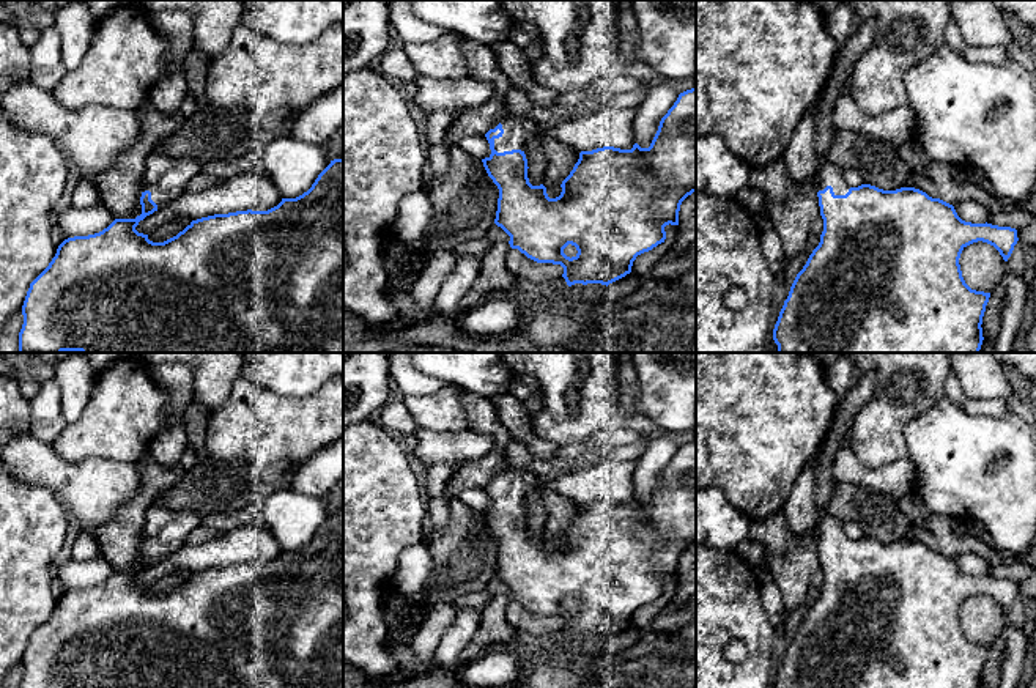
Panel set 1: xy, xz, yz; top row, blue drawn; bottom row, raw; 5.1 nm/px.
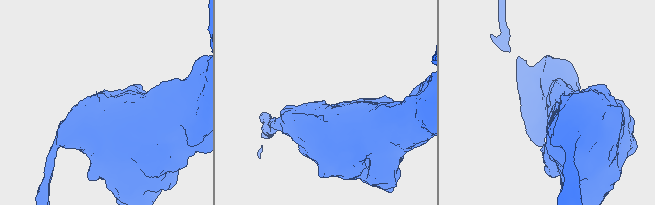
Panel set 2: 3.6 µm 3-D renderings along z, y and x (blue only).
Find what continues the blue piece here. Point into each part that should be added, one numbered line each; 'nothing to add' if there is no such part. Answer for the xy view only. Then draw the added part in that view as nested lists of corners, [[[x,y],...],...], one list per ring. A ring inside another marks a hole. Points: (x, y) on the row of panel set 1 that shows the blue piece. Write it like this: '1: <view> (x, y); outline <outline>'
1: xy (164, 177); outline [[[156,146],[145,157],[142,192],[150,190],[151,200],[162,209],[183,195],[198,173],[200,164],[195,159],[170,157]]]

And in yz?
1: yz (802, 159); outline [[[808,113],[800,120],[783,159],[789,178],[795,183],[812,179],[817,192],[831,186],[834,195],[845,195],[850,189],[844,181],[844,170],[817,153],[817,123],[814,113]]]

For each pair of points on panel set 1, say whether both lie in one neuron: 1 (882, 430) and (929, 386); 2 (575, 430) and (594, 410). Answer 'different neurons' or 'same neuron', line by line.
1: same neuron
2: same neuron

